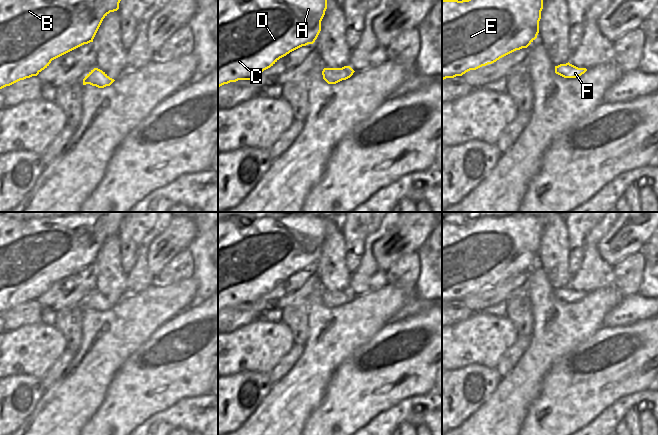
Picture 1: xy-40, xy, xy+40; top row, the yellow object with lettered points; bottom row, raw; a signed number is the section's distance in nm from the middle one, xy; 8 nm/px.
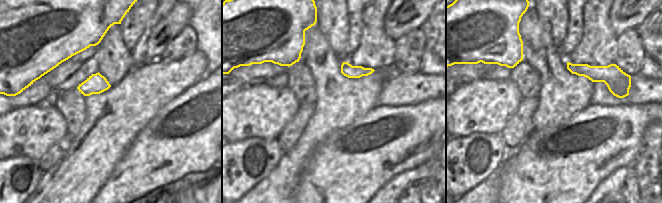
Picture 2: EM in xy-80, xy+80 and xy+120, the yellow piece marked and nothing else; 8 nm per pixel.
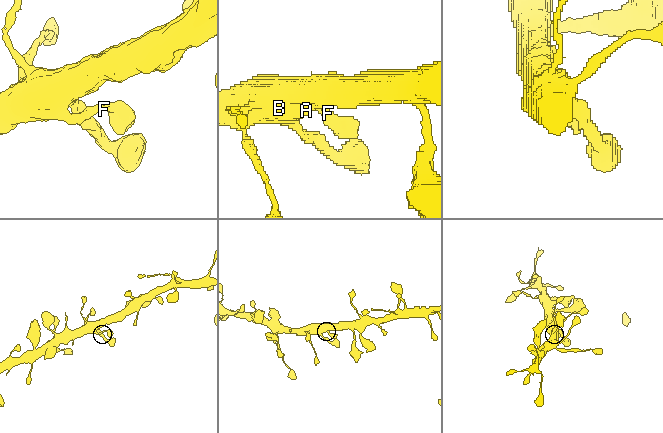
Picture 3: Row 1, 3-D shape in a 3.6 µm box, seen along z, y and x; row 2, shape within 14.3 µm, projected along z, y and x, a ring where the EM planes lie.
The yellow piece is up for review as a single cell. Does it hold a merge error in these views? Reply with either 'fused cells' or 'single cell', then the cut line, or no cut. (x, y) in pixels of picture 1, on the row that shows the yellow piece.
single cell; no cut

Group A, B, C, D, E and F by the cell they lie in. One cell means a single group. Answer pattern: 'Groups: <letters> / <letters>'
Groups: A B C D E F

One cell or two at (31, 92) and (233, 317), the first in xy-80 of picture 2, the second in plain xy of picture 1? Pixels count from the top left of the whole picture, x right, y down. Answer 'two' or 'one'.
one

